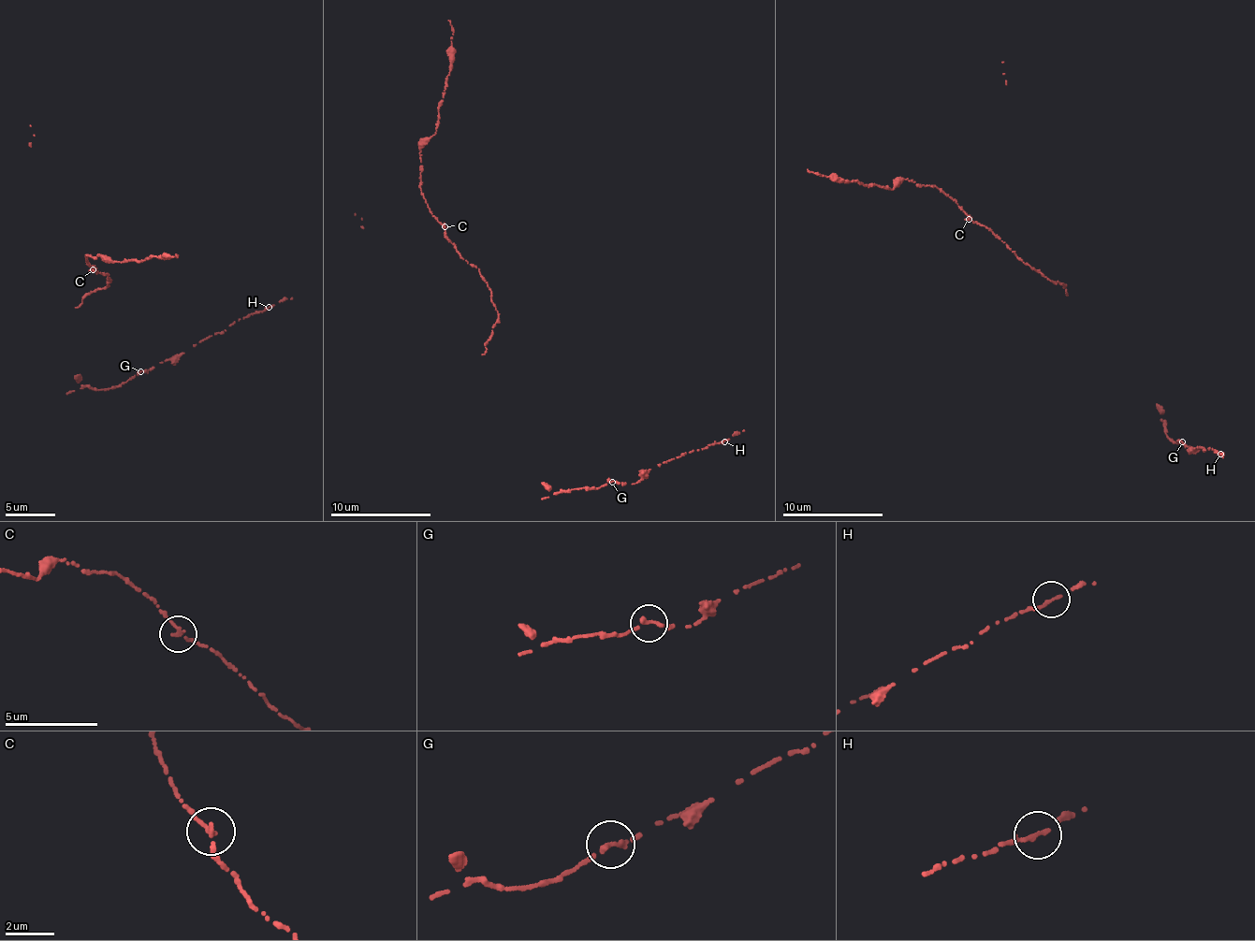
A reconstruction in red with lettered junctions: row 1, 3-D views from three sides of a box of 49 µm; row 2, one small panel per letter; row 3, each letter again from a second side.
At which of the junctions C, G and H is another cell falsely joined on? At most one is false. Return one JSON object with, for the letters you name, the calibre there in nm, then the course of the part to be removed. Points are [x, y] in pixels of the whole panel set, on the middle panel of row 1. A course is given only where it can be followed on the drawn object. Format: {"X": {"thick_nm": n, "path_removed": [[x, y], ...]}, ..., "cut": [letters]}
{"cut": []}

